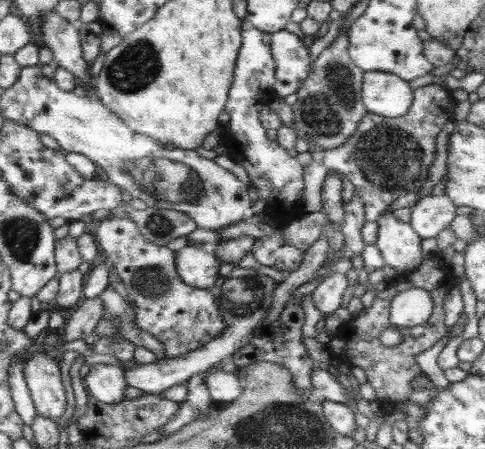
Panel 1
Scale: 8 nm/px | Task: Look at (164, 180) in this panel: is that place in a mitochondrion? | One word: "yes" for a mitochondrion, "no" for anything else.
yes

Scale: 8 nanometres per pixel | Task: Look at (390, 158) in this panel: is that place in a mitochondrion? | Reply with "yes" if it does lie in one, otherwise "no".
yes

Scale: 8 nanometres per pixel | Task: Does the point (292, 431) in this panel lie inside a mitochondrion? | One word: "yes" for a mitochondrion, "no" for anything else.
yes

